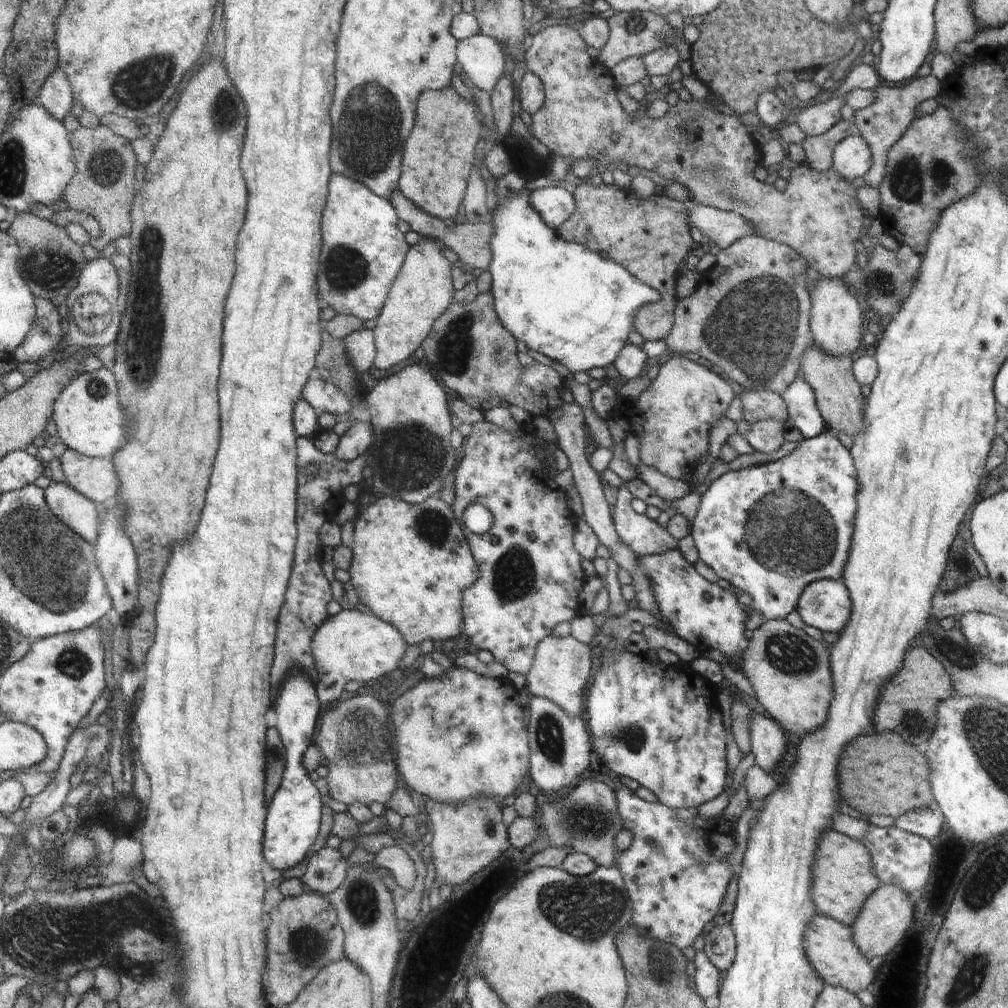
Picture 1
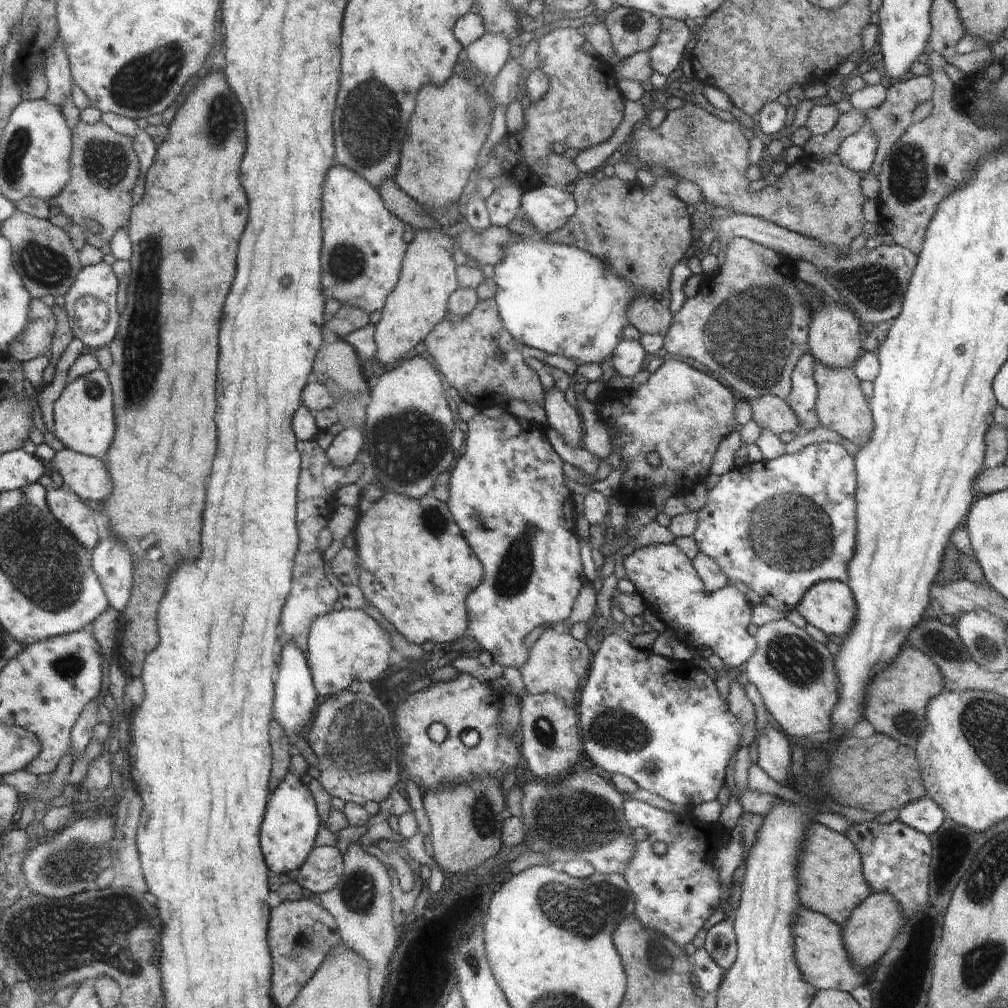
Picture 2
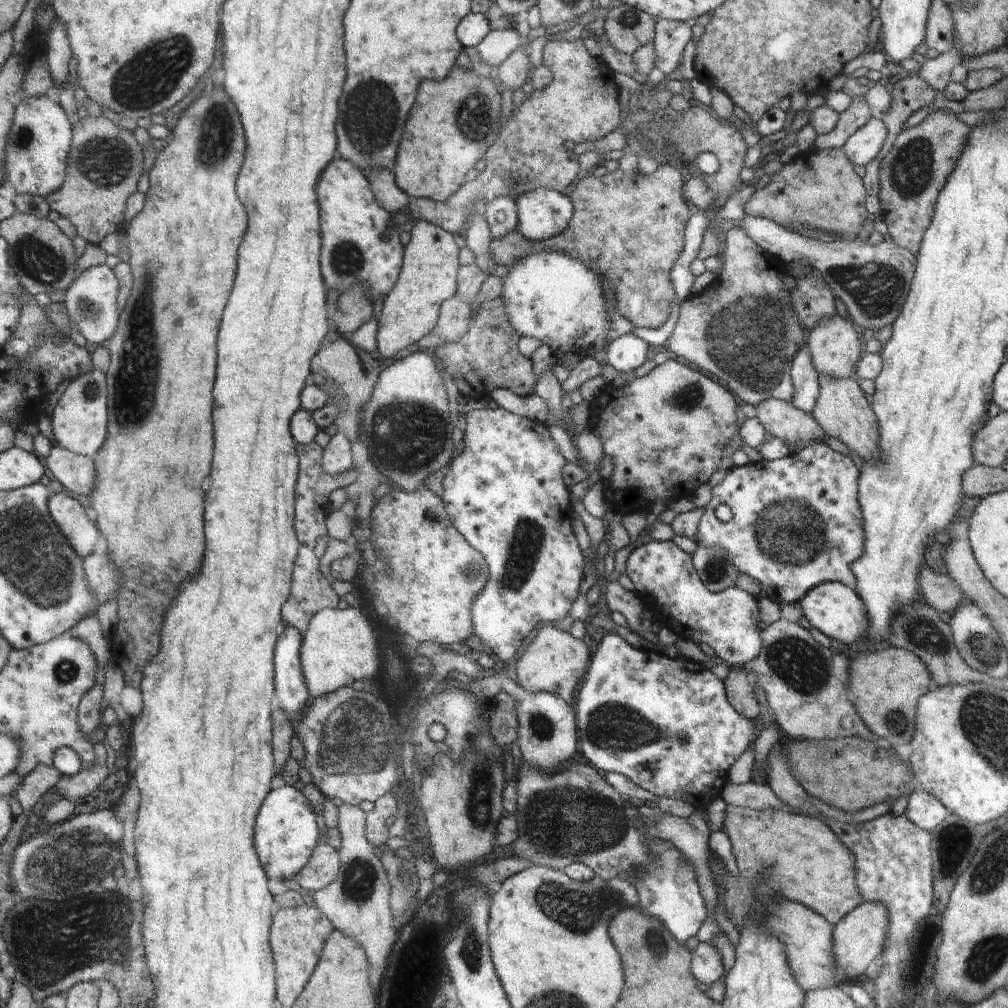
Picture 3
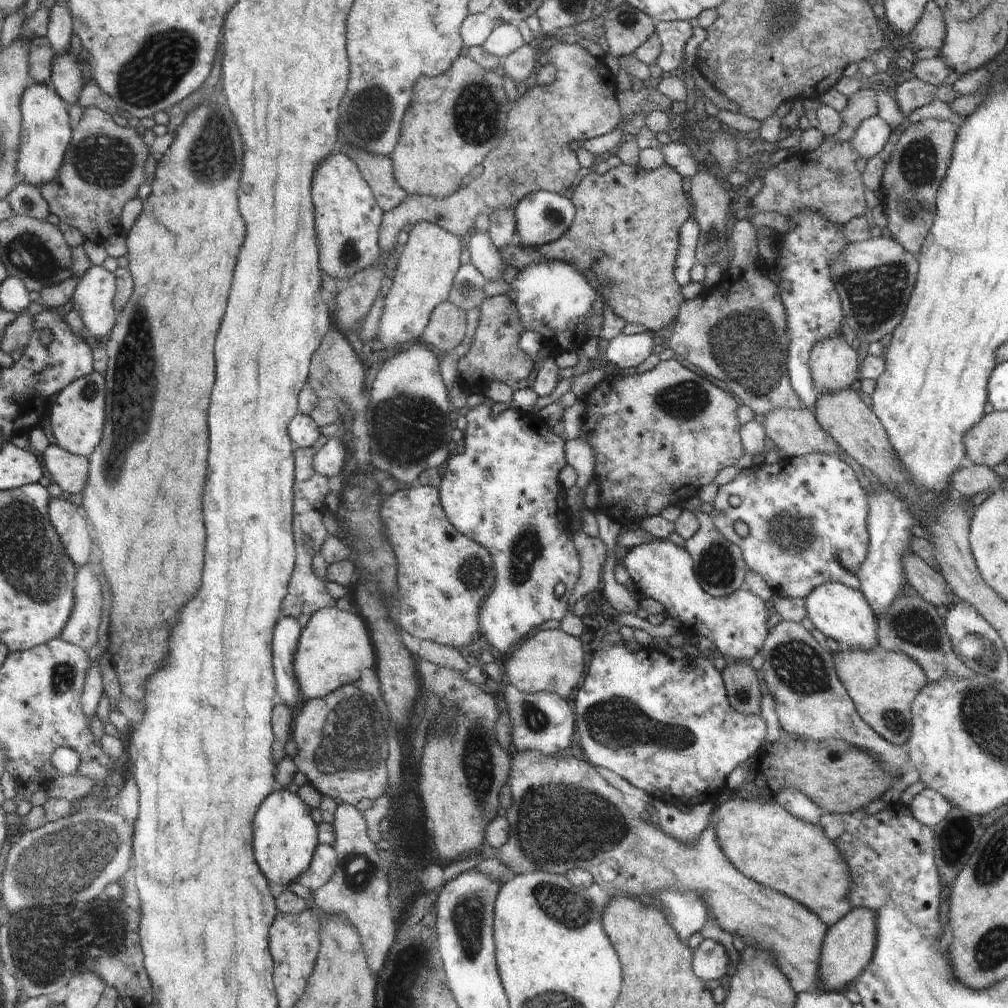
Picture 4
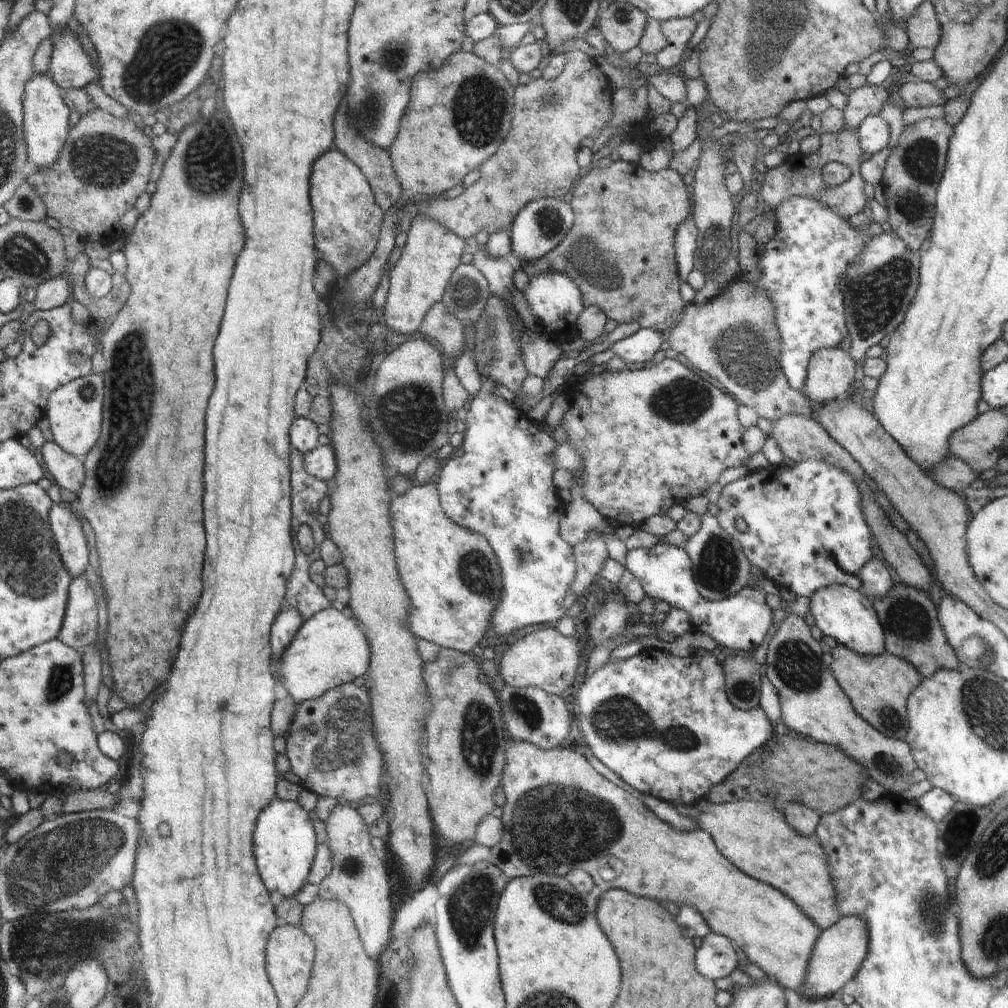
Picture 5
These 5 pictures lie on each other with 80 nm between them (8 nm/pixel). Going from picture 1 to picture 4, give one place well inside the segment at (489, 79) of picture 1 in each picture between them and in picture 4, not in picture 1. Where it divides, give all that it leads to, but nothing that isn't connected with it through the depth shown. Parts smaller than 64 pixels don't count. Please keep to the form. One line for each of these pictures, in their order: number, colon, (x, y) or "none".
2: (489, 53)
3: (498, 43)
4: (505, 38)

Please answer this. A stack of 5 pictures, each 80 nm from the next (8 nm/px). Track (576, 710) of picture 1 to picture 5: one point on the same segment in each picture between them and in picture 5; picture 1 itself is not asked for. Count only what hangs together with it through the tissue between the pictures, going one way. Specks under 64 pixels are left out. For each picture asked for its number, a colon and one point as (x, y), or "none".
2: (557, 662)
3: (554, 660)
4: (551, 661)
5: (544, 658)

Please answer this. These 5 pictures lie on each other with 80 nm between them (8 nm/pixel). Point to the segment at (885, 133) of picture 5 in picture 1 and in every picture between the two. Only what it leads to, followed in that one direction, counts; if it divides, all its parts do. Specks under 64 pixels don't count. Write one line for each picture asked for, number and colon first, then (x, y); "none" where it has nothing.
1: (852, 157)
2: (857, 152)
3: (864, 145)
4: (871, 136)

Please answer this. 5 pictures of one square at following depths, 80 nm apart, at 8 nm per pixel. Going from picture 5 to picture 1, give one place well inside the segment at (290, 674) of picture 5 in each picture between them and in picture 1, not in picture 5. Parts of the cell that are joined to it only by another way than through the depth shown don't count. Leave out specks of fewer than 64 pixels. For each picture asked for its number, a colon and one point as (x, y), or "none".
1: (347, 646)
2: (346, 644)
3: (339, 647)
4: (333, 650)

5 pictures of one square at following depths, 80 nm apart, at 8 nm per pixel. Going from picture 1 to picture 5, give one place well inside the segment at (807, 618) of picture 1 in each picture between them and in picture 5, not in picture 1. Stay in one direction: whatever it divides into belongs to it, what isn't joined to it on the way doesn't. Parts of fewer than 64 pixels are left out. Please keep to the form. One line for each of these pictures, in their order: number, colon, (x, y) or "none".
2: (829, 606)
3: (837, 611)
4: (840, 612)
5: (848, 615)

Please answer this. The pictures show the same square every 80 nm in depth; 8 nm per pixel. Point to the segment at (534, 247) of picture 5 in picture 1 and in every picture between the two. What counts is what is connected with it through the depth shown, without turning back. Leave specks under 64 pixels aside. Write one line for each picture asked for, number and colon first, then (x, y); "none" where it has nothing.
1: (555, 205)
2: (549, 208)
3: (542, 213)
4: (542, 217)

